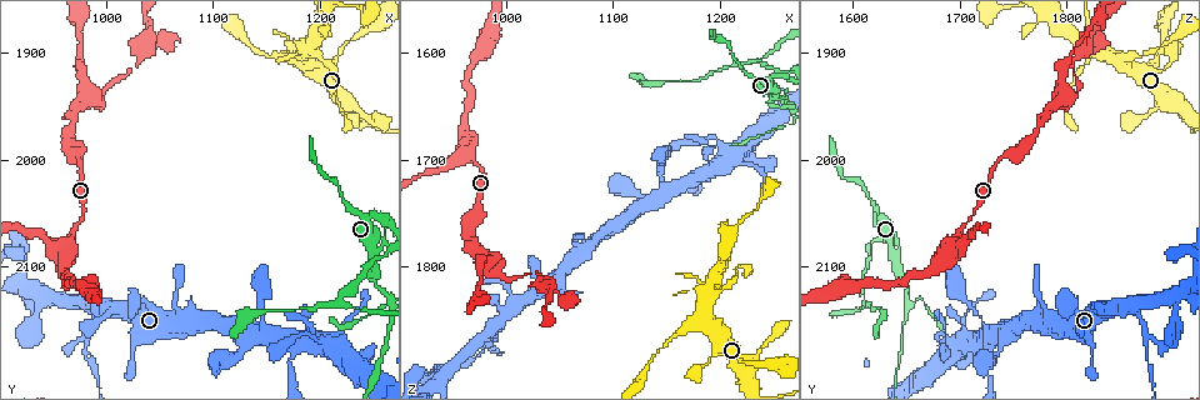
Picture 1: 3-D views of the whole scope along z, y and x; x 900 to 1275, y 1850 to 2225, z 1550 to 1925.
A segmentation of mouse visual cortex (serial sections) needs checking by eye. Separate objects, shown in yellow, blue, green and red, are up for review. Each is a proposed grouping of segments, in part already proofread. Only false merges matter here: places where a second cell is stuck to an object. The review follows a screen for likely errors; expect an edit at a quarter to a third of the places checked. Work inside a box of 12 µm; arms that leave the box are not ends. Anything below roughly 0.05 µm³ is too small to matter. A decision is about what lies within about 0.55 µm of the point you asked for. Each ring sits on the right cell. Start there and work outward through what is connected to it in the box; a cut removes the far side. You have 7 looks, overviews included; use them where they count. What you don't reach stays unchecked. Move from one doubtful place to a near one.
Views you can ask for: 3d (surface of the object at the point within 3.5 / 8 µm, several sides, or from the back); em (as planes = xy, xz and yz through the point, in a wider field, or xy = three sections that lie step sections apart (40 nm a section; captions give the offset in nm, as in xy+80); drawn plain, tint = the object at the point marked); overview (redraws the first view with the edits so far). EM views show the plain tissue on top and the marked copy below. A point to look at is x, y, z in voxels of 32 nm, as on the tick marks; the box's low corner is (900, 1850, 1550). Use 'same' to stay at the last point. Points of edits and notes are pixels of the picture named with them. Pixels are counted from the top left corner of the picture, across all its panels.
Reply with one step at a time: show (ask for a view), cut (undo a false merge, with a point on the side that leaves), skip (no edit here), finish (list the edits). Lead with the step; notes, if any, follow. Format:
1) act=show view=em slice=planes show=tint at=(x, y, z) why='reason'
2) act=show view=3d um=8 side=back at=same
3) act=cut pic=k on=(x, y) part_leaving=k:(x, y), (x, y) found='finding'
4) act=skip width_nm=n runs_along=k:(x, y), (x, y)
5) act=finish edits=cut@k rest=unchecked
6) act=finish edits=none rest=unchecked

act=show view=3d um=3.5 at=(1228, 2124, 1610) why='three-way junction'

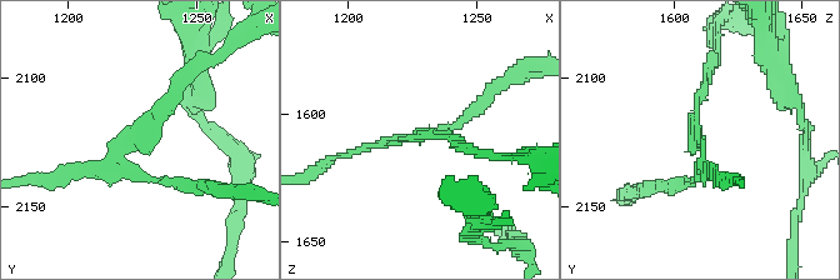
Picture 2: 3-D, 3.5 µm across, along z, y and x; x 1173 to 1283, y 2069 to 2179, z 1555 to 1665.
act=show view=em slice=planes show=tint at=(1227, 2124, 1610) arms=3 arm_widths_nm=100,150,150 why='need the tissue'

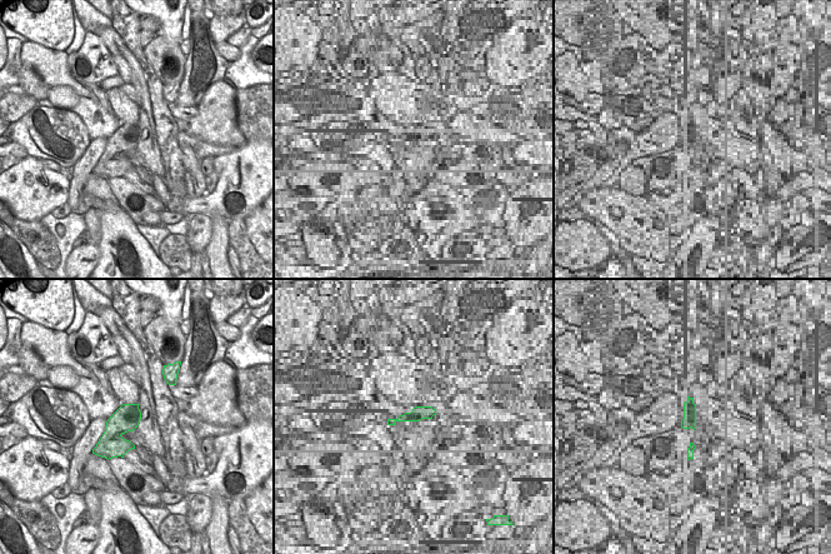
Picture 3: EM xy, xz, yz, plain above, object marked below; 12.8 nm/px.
act=skip found='continuous, no second cell'

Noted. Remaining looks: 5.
act=show view=3d um=3.5 at=(986, 2138, 1862) why='thin arm on a thick one'

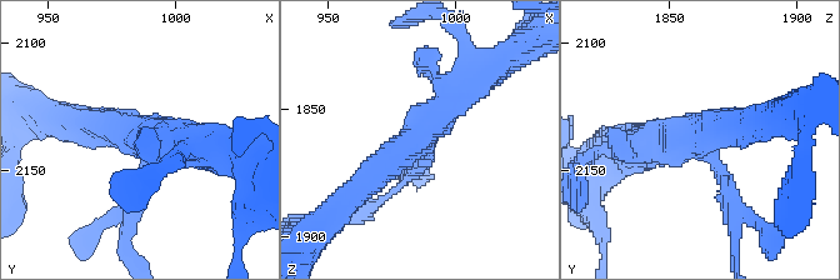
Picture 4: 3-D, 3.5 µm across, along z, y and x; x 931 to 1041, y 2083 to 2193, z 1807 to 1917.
act=show view=em slice=xy step=1 show=tint at=(986, 2137, 1861) arms=3 arm_widths_nm=200,400,500

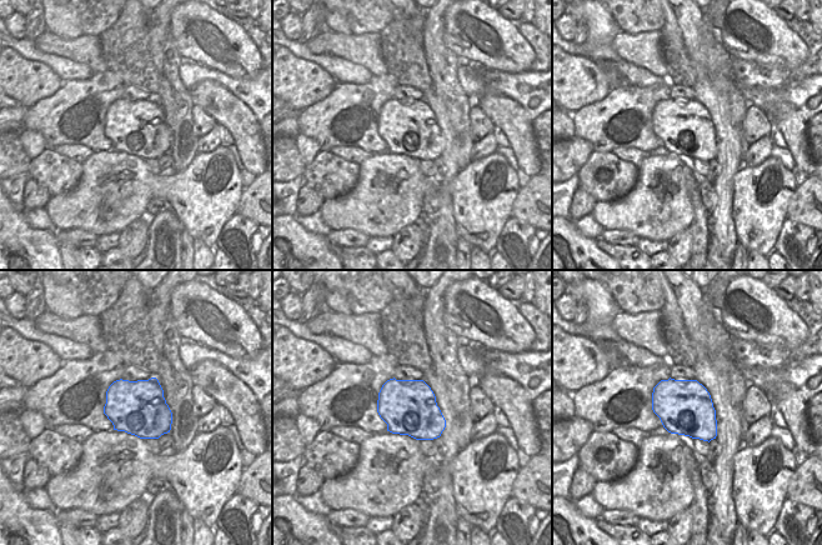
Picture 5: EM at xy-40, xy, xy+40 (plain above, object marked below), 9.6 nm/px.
act=cut pic=4 on=(426, 178) found='a second cell is stuck on'

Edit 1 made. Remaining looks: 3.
act=show view=overview why='redraw'

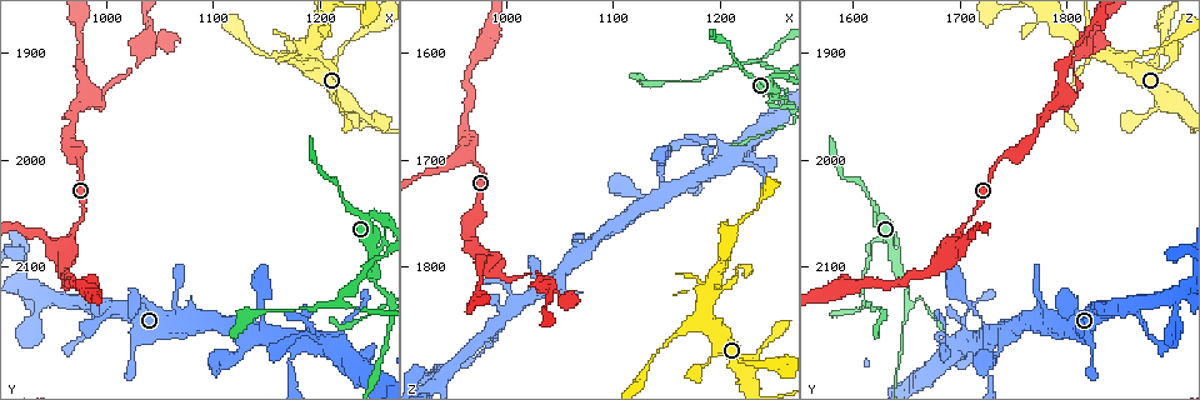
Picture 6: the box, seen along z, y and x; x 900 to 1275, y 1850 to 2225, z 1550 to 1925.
act=show view=3d um=3.5 at=(984, 1944, 1796)

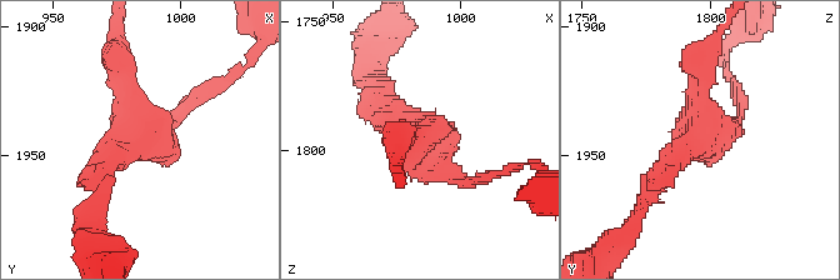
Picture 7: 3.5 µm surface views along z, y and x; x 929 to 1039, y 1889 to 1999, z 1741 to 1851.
act=show view=em slice=xy step=2 show=tint at=(982, 1944, 1797) why='need the tissue'

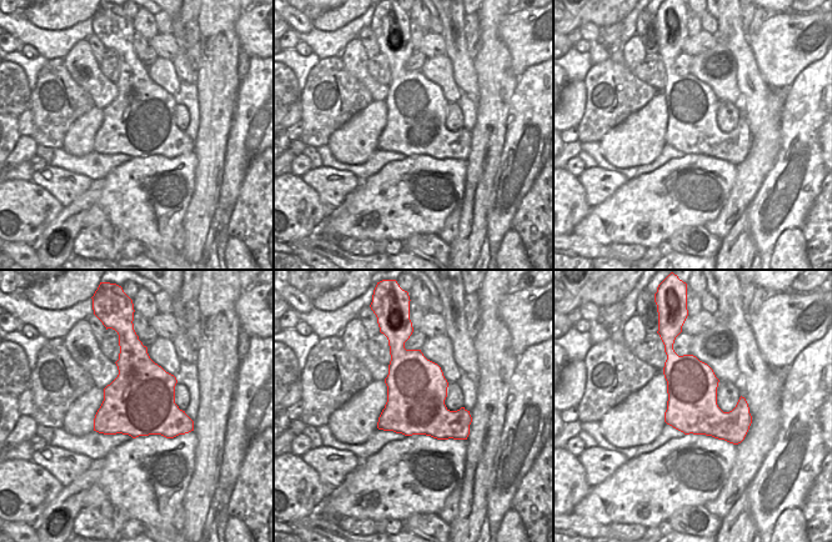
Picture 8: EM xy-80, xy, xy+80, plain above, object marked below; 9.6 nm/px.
act=skip runs_along=7:(383, 88), (418, 158), (471, 180) found='continuous, no second cell'

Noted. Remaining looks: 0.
act=finish edits=cut@4 rest=unchecked

